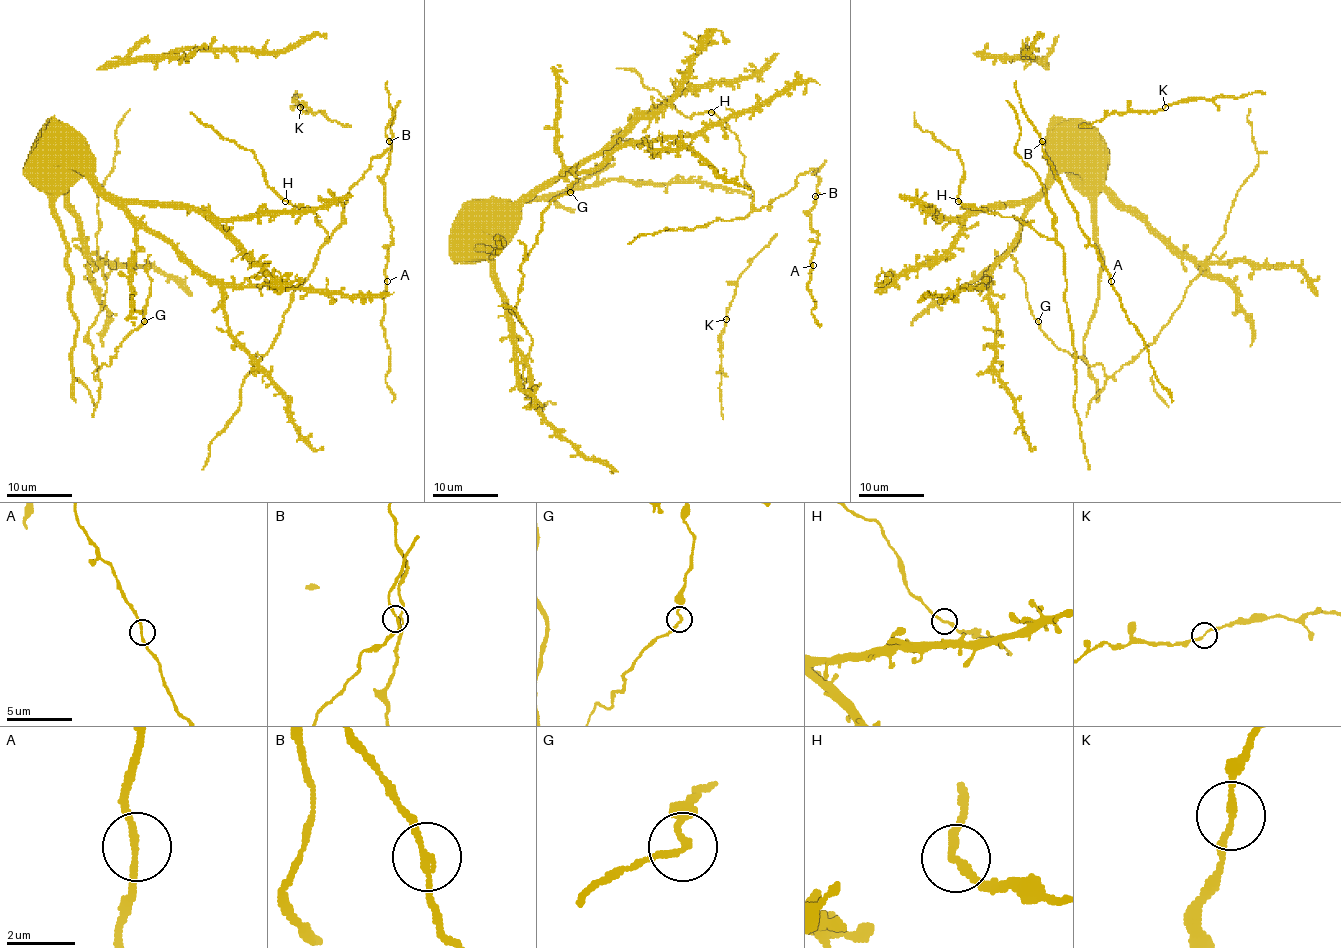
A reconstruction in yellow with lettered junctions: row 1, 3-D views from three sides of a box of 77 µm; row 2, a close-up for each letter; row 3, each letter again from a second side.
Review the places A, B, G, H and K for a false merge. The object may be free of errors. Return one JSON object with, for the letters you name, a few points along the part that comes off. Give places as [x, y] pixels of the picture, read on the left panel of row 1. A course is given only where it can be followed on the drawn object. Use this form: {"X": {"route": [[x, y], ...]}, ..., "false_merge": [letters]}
{"false_merge": []}

